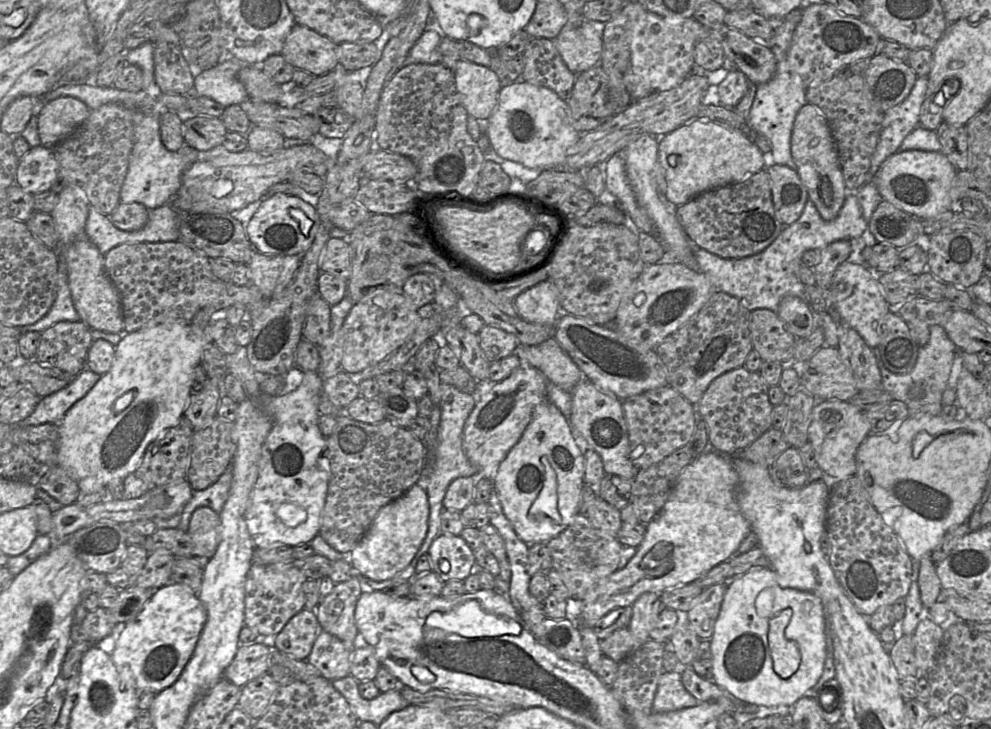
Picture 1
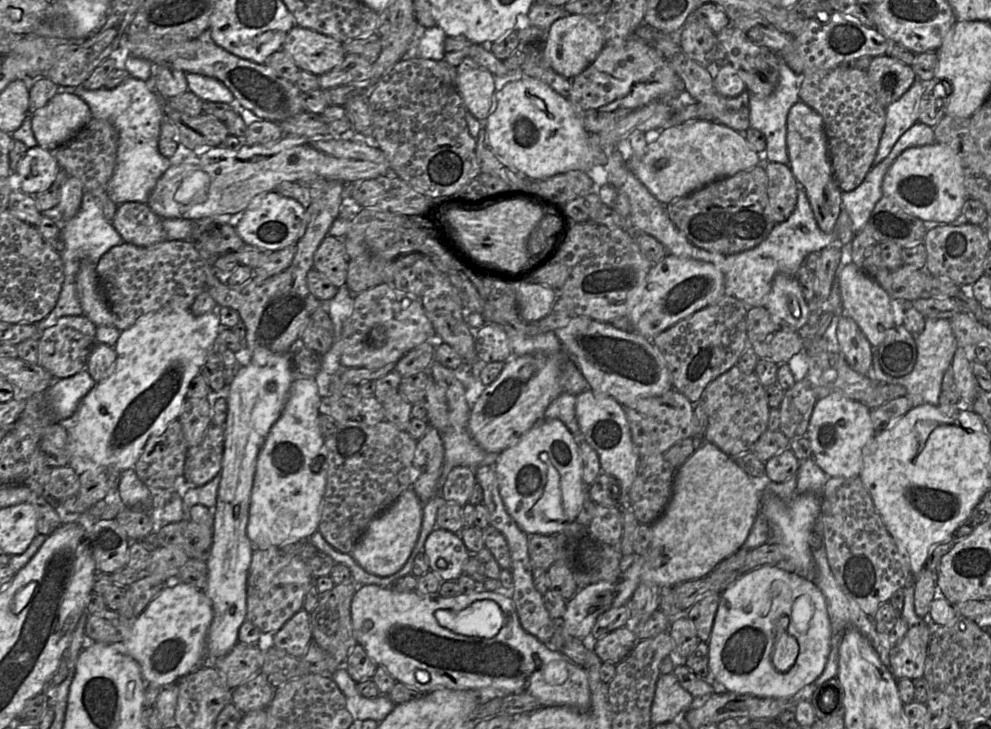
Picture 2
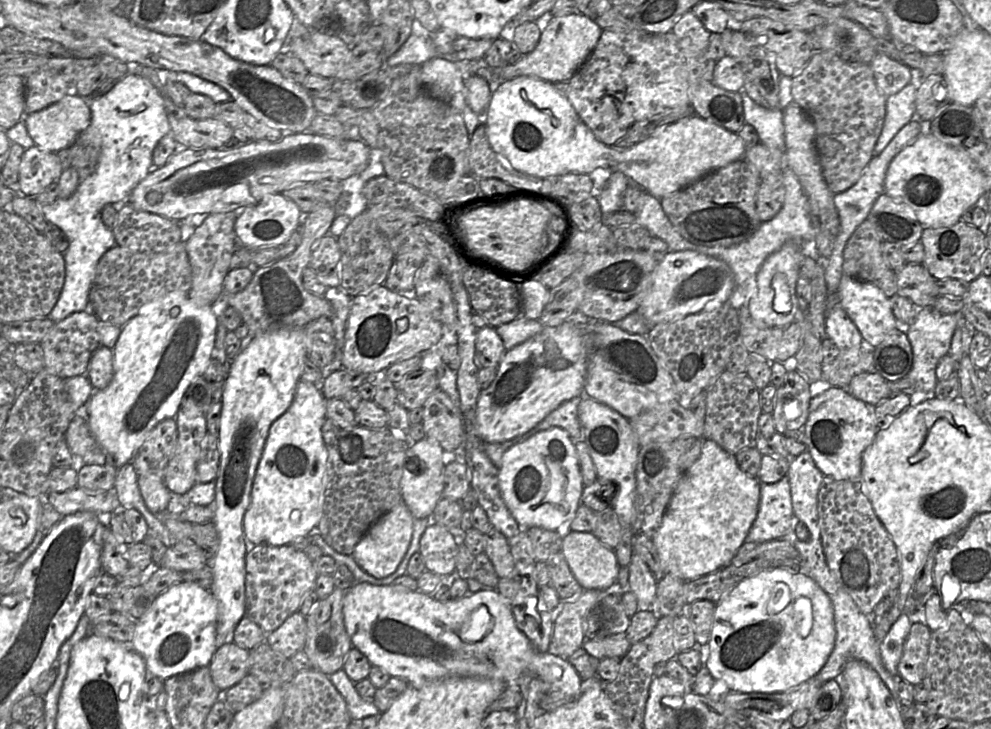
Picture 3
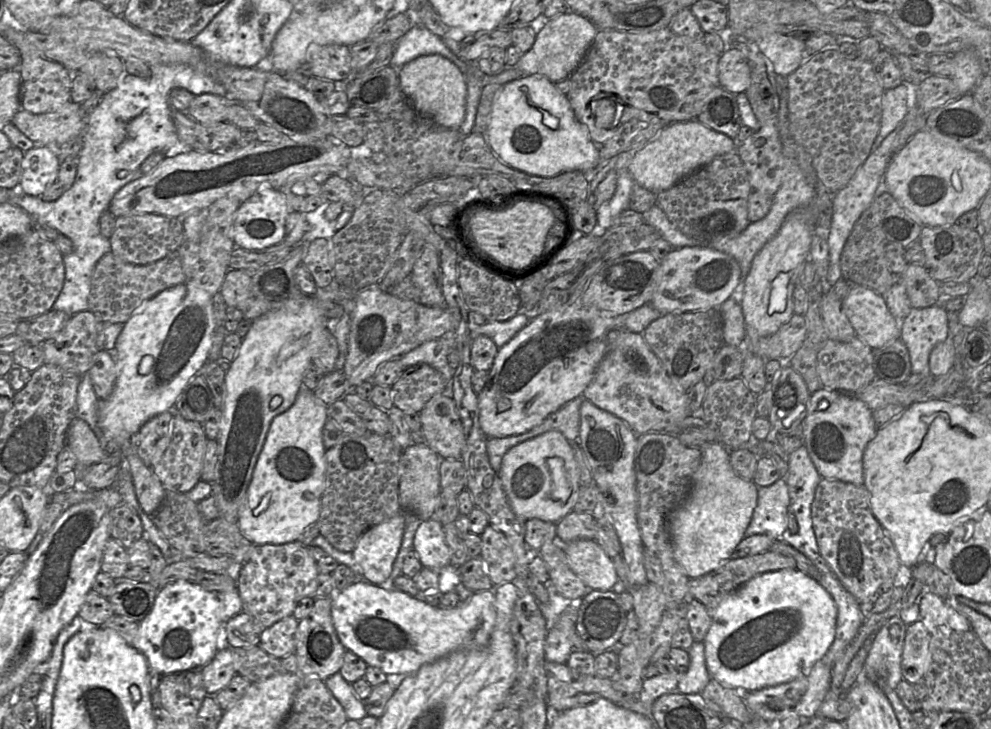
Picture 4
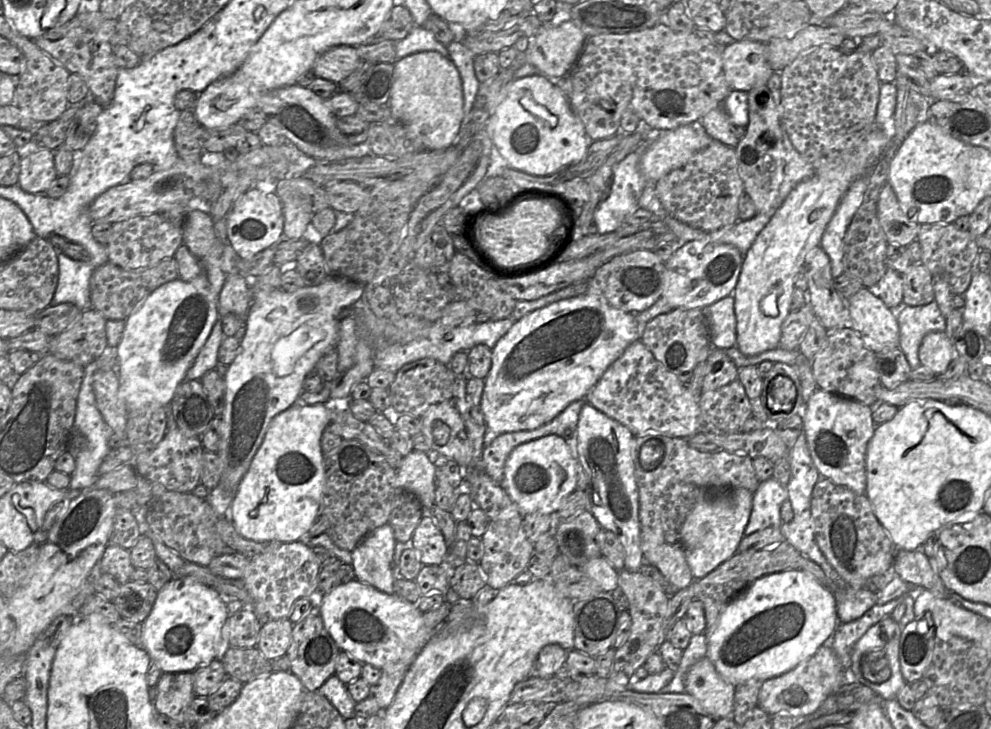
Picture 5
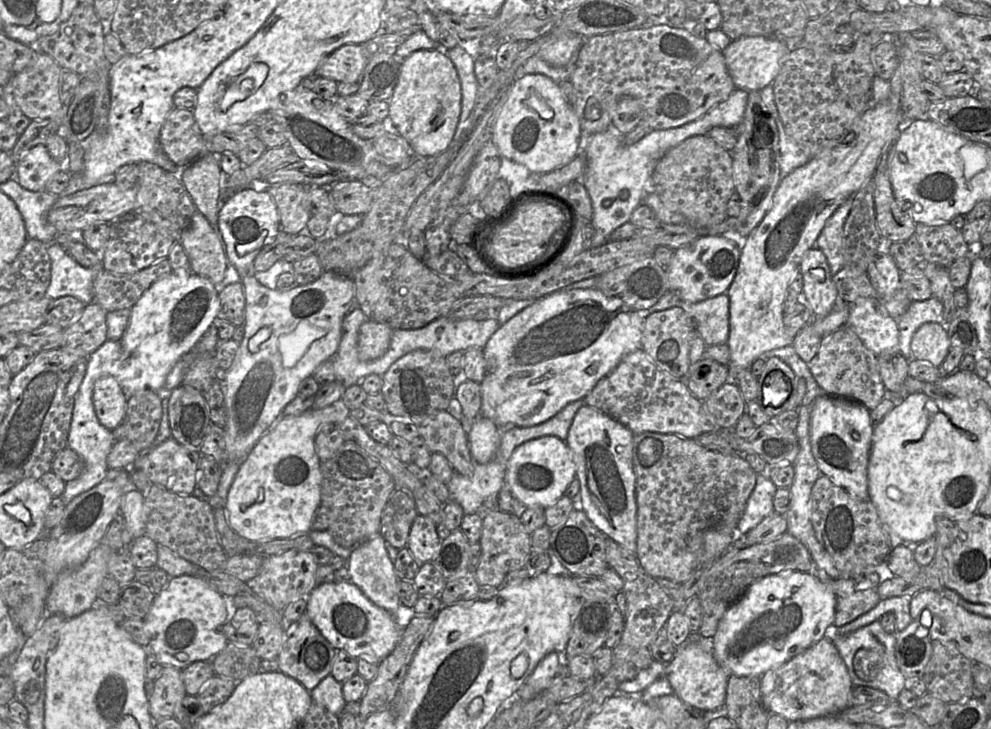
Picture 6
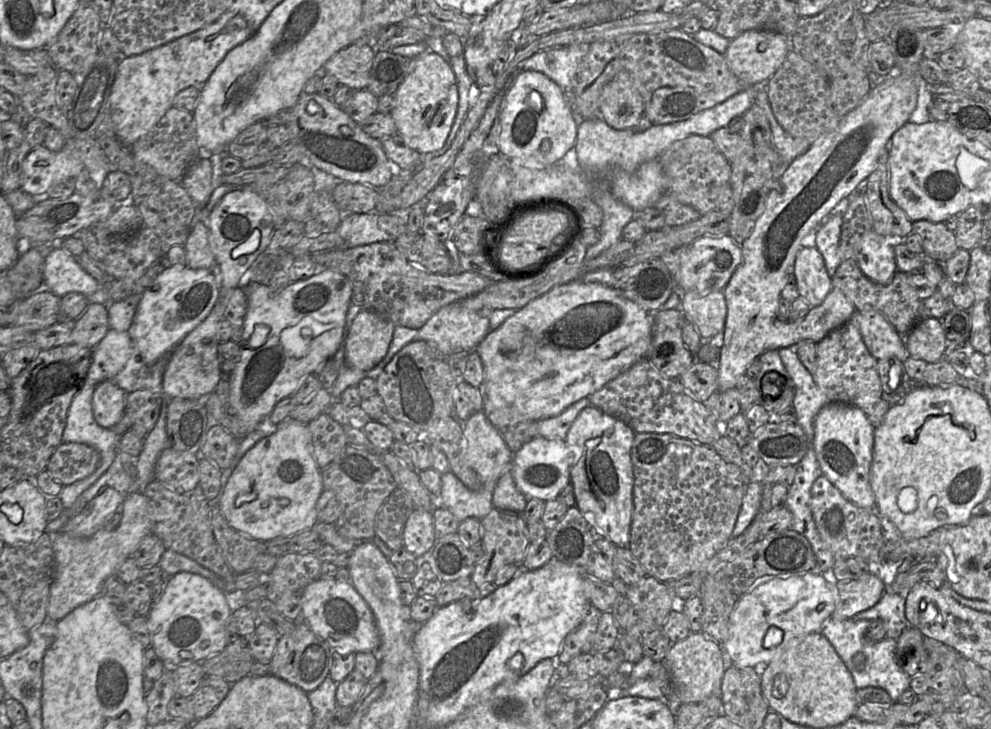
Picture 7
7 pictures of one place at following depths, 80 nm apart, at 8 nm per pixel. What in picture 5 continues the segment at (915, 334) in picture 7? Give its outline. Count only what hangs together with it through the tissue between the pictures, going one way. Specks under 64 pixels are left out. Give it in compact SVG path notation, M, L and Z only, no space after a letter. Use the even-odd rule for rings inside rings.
M930 332L922 340L918 356L923 366L941 374L954 358L954 345L946 332Z

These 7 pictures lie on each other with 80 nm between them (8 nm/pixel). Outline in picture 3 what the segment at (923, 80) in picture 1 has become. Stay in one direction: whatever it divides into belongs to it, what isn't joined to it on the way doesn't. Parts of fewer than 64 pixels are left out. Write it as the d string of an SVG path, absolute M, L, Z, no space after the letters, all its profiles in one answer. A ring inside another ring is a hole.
M912 79L912 83L905 86L898 93L886 98L886 112L881 134L877 140L873 155L879 155L890 143L898 131L913 120L916 116L916 91L918 80Z

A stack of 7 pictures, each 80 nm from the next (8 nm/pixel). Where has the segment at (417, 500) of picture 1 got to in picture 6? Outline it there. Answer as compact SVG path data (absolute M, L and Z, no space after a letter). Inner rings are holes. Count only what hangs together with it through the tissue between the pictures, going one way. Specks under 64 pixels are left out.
M380 533L360 543L352 549L346 566L349 570L350 582L355 584L375 605L387 610L395 617L400 601L398 597L398 577L388 551L386 541Z

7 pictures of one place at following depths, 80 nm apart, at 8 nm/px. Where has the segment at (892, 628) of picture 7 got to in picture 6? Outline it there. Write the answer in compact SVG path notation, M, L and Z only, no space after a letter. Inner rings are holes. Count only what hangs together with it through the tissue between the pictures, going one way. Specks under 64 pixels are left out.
M899 596L880 599L876 606L857 617L855 620L841 627L834 627L830 634L848 635L874 621L878 621L884 614L891 612L895 615L896 625L894 634L903 631L913 620L910 616L910 601L912 596Z

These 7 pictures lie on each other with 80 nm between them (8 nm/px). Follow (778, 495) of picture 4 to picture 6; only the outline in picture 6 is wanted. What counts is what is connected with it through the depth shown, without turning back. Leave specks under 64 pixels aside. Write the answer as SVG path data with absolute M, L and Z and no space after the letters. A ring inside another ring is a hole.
M758 474L755 487L746 503L744 512L736 525L737 536L743 536L754 529L774 511L773 498L776 485L766 474Z

